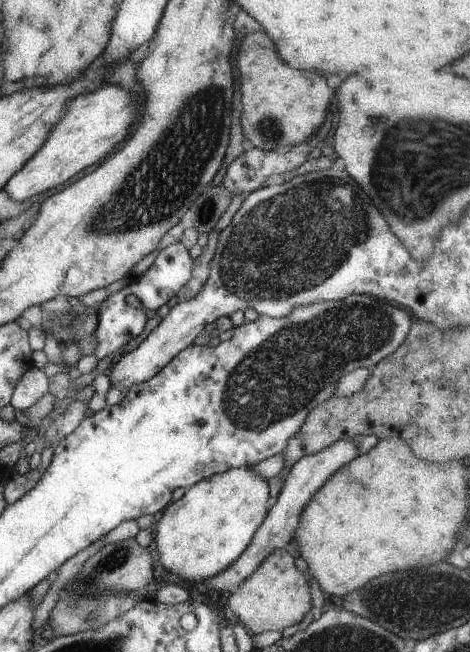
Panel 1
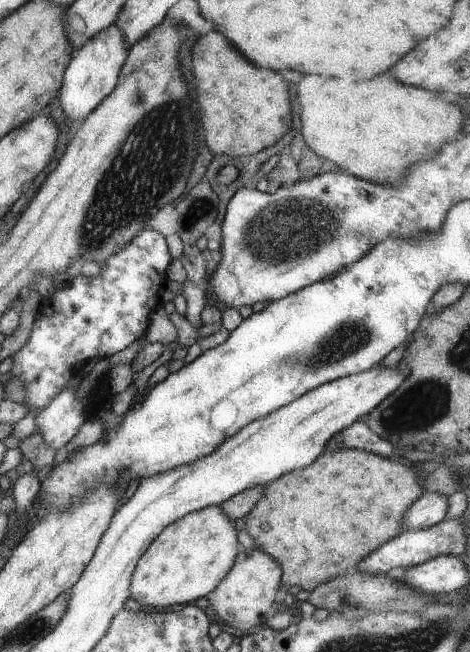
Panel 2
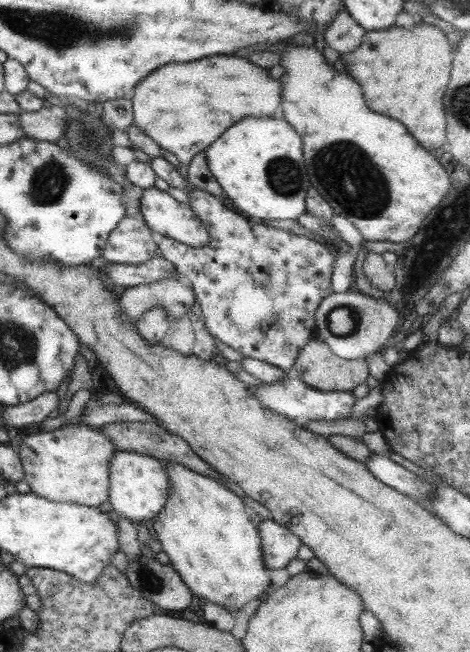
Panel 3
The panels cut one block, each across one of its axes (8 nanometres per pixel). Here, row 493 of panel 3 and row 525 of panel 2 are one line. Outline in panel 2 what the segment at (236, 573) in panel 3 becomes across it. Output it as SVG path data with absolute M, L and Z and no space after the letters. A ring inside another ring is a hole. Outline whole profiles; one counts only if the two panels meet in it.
M218 505L205 506L162 528L135 564L129 581L129 597L139 608L150 609L185 604L208 596L225 578L240 551L234 521L229 520Z

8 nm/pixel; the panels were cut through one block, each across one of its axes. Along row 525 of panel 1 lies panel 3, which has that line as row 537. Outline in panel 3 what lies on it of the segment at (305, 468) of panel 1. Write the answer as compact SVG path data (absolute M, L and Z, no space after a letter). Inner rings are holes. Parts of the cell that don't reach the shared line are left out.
M258 519L255 528L261 541L261 559L267 570L285 568L289 560L297 556L301 541L287 528L273 519Z

